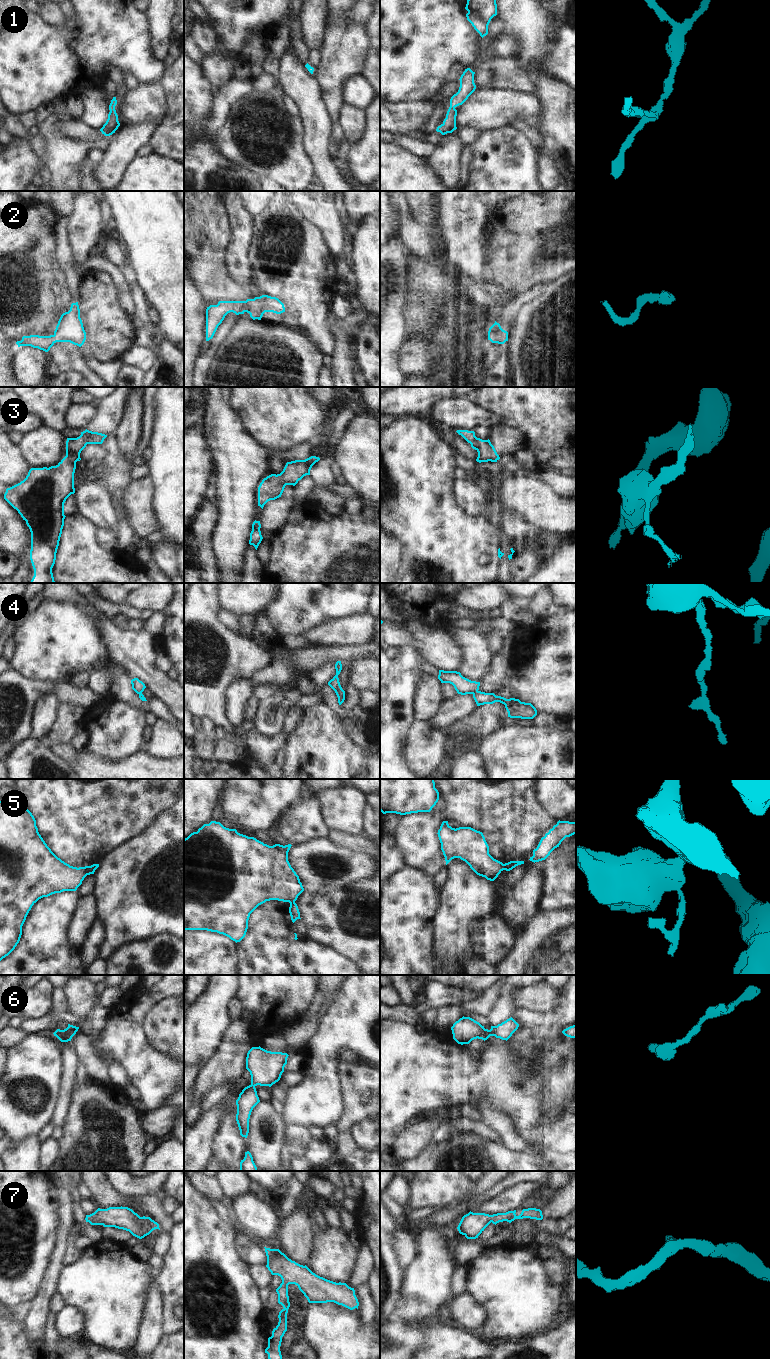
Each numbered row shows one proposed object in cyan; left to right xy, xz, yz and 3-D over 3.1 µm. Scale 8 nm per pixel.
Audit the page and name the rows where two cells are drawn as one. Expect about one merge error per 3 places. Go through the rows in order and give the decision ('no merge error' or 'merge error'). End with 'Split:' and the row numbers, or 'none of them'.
1: no merge error
2: no merge error
3: no merge error
4: no merge error
5: merge error
6: no merge error
7: no merge error
Split: 5

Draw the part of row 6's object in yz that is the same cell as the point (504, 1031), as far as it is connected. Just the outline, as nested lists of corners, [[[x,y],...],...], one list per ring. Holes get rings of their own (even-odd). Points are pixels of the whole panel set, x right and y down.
[[[463,1016],[453,1024],[451,1030],[453,1039],[463,1045],[477,1038],[485,1041],[490,1036],[507,1041],[518,1027],[519,1024],[511,1017],[497,1026],[491,1026],[491,1029],[488,1030],[474,1019]]]

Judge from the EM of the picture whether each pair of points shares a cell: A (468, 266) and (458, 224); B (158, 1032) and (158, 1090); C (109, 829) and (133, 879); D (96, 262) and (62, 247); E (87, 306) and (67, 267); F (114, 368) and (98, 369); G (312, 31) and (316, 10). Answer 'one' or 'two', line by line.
A: one
B: two
C: two
D: two
E: two
F: one
G: one

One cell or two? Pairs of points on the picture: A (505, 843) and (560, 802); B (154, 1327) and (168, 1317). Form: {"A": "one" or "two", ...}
{"A": "two", "B": "two"}

